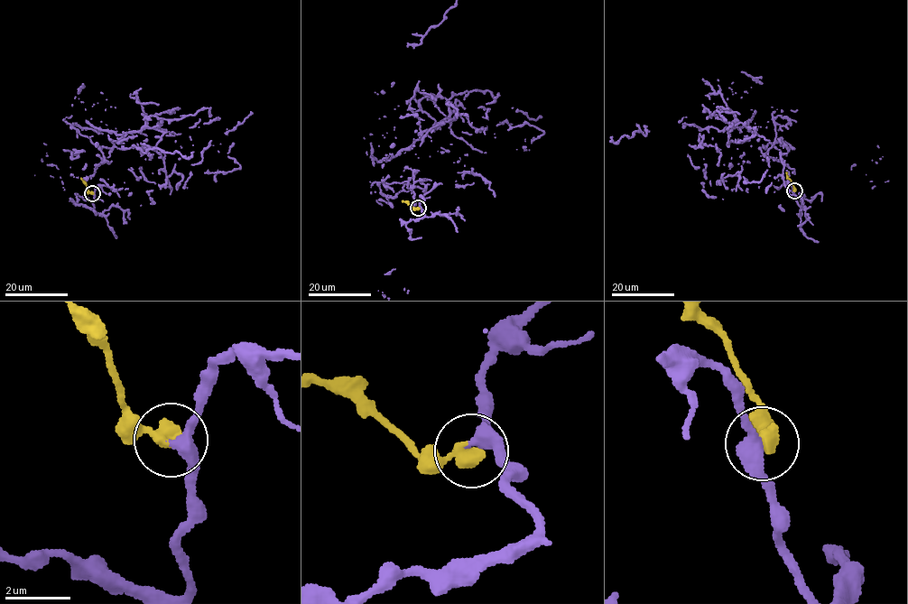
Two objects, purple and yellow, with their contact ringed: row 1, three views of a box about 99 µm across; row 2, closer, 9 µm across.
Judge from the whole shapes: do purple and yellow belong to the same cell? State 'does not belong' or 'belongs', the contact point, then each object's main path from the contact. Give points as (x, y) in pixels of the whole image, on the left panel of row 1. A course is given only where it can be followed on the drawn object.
belongs; at (92, 193); purple runs (91, 193), (101, 151), (72, 124), (125, 134), (208, 108), (240, 167), (204, 172); yellow runs (92, 193), (80, 178)

